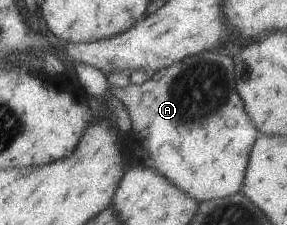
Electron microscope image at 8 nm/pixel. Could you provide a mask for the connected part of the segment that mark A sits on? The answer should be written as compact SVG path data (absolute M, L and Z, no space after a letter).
M201 51L157 69L142 84L110 87L109 92L119 101L124 102L130 116L131 134L143 136L143 140L137 138L135 144L139 144L141 148L143 142L143 146L149 148L147 156L141 158L145 166L157 171L174 187L188 194L198 203L226 197L240 191L248 154L259 132L249 120L249 115L245 114L243 102L235 92L233 62L229 56L223 56L219 52Z

